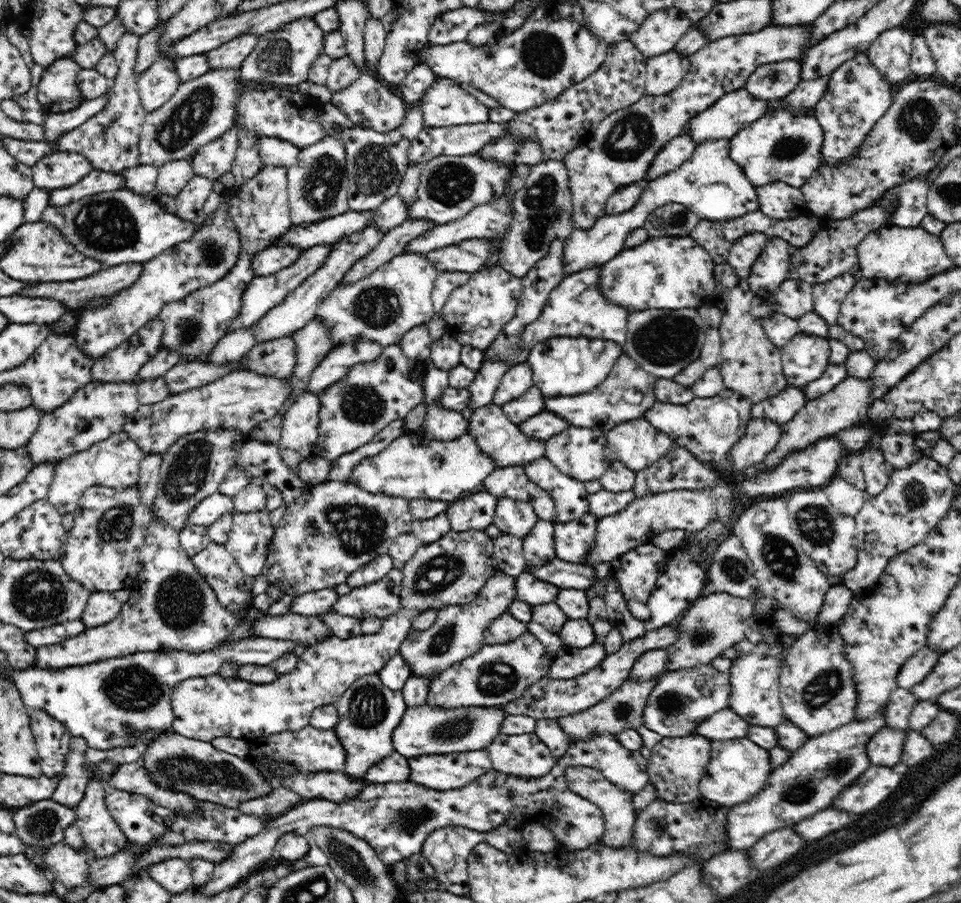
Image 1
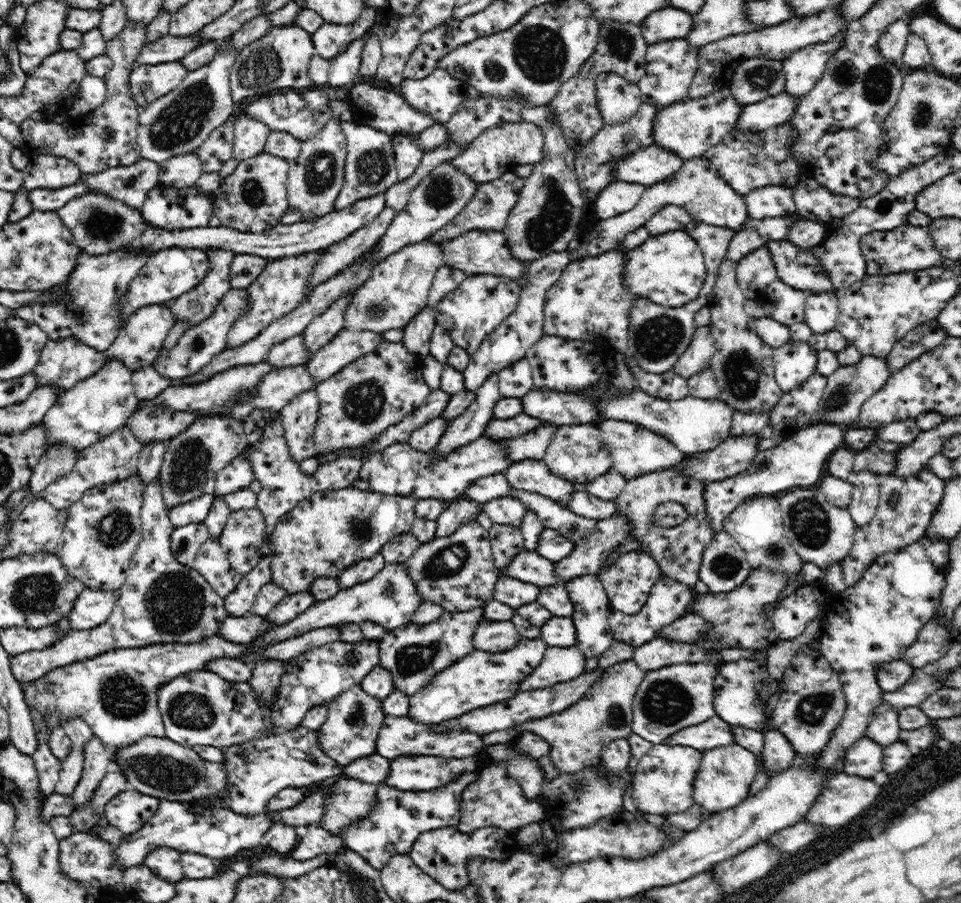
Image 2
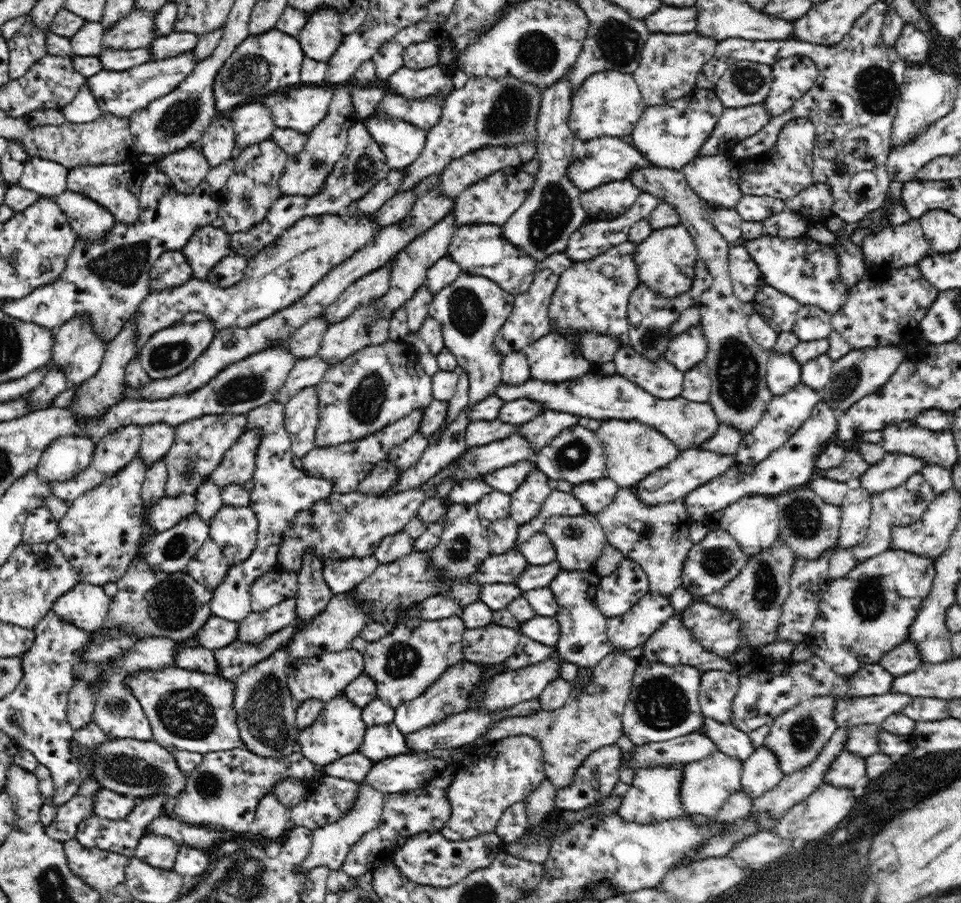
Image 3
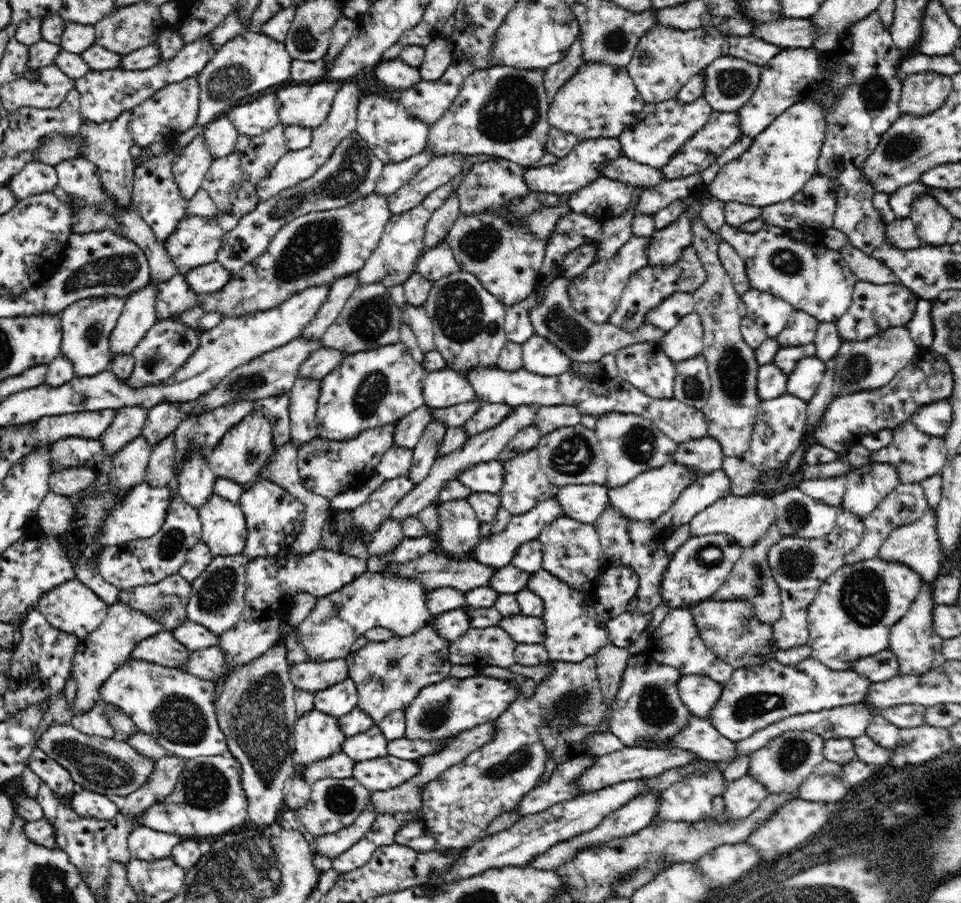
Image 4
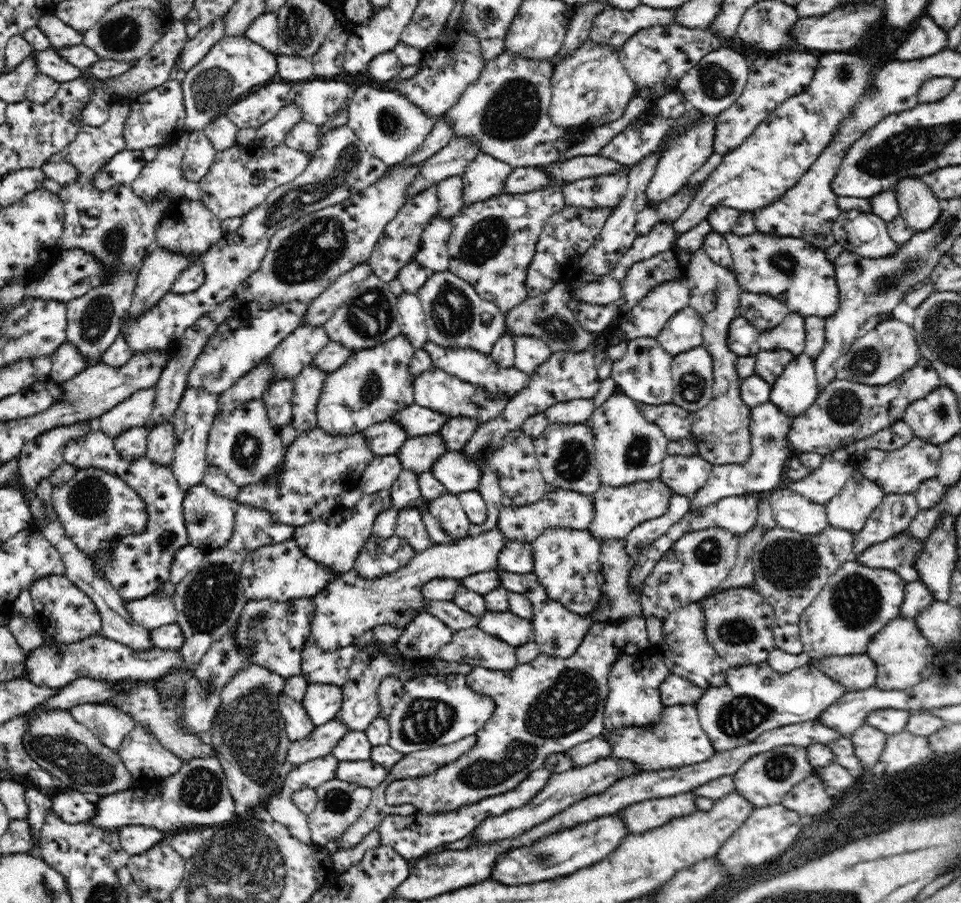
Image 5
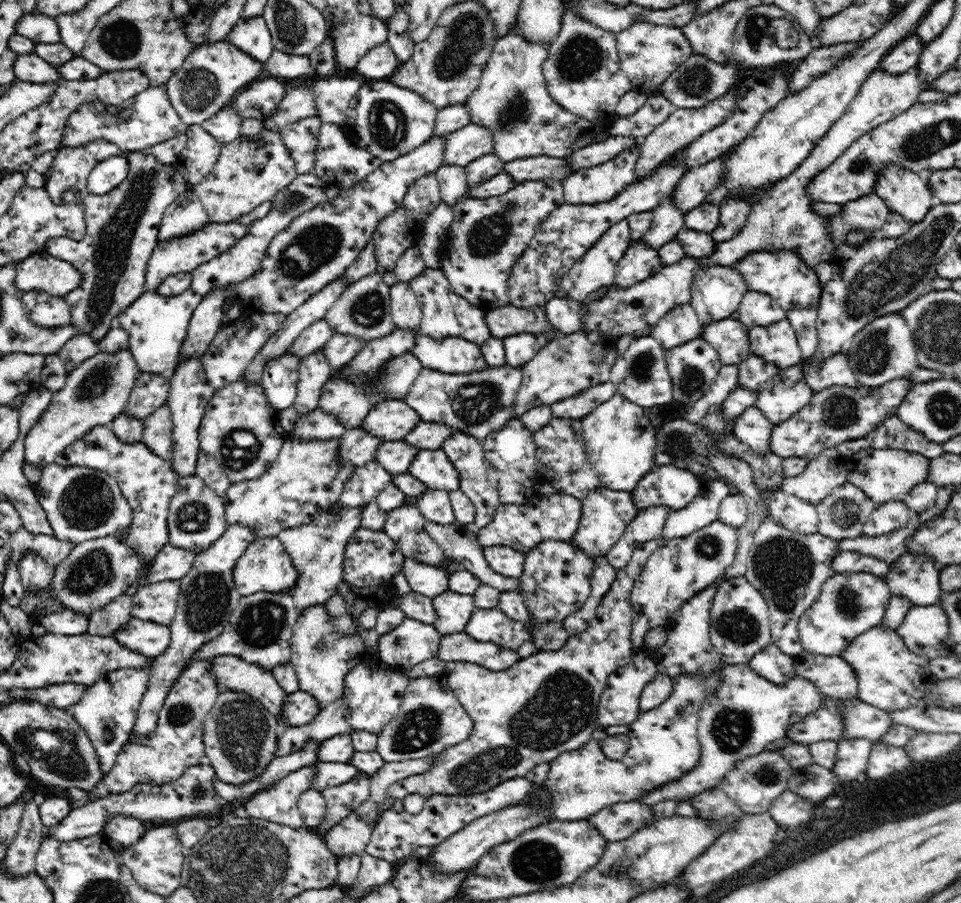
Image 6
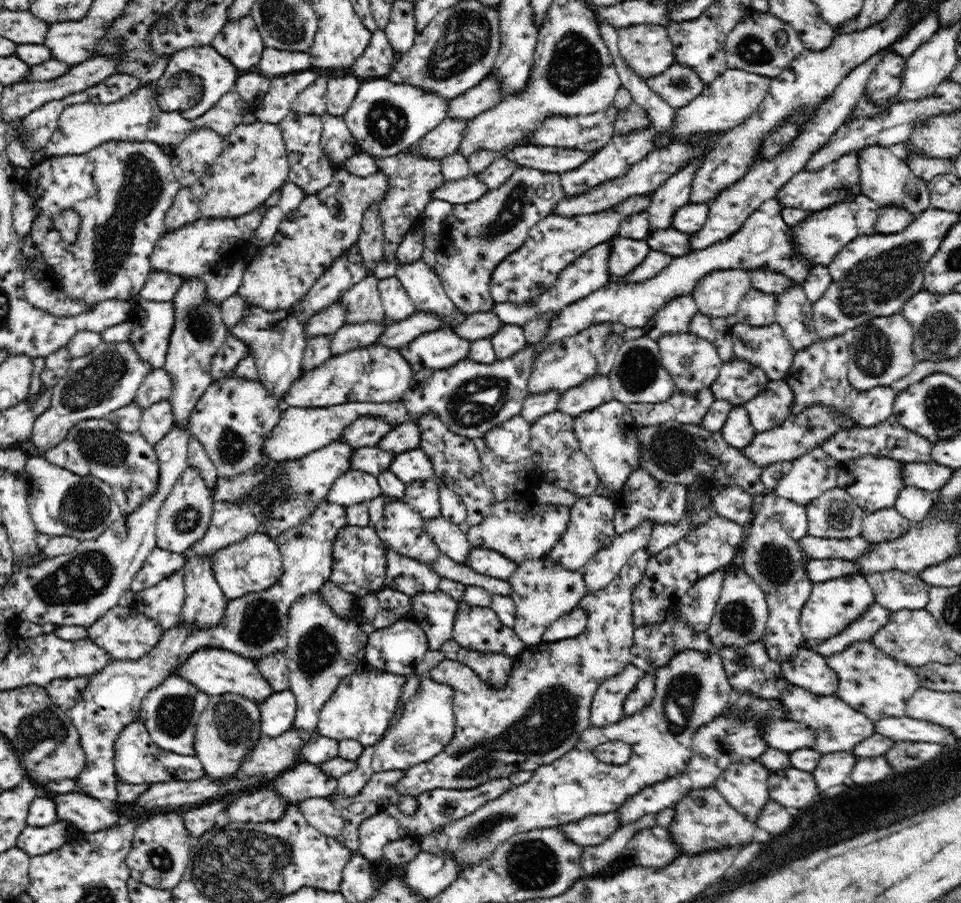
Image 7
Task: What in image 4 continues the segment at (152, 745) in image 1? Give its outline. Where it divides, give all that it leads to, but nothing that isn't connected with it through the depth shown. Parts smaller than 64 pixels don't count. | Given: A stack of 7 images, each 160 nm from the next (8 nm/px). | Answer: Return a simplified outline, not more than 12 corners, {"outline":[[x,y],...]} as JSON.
{"outline":[[53,723],[35,747],[101,795],[142,787],[154,761],[132,745]]}

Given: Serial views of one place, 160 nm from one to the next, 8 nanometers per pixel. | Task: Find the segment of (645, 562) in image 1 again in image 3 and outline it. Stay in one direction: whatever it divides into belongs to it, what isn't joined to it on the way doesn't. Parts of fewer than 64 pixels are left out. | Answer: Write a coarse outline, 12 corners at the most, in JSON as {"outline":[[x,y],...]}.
{"outline":[[622,559],[600,577],[595,602],[623,616],[649,592],[642,566]]}

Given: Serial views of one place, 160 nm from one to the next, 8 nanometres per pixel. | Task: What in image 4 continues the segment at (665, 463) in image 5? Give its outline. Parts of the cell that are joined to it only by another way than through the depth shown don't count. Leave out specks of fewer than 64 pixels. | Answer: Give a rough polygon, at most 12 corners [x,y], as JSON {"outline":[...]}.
{"outline":[[708,435],[680,443],[672,463],[694,478],[720,469],[720,443]]}

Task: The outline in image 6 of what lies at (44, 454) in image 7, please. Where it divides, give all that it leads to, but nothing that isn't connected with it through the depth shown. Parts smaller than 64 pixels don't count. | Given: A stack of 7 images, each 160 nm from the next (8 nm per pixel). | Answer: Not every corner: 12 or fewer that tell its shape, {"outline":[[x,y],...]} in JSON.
{"outline":[[94,426],[57,456],[105,472],[132,509],[124,541],[150,564],[168,545],[171,460]]}

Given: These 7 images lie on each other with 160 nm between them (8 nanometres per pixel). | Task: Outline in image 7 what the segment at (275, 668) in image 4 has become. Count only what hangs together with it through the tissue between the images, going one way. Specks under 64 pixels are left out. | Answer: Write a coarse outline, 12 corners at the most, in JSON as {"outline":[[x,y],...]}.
{"outline":[[209,696],[194,755],[232,776],[260,734],[254,701]]}

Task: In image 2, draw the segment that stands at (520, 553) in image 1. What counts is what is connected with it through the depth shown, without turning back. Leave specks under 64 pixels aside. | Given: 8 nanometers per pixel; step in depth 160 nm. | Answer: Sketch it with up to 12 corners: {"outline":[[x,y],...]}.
{"outline":[[493,523],[488,530],[496,568],[524,550],[519,527]]}

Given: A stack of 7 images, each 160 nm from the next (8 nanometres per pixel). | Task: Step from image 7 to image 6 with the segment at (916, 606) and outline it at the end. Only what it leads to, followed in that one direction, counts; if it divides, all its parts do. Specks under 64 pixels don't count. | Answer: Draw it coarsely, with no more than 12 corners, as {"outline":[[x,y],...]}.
{"outline":[[904,553],[882,576],[891,596],[914,606],[942,595],[940,570],[924,555]]}

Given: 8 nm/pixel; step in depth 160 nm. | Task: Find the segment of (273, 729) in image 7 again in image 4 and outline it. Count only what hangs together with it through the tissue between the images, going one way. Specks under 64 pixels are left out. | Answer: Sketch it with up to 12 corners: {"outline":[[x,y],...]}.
{"outline":[[350,677],[314,692],[314,709],[340,718],[356,708]]}

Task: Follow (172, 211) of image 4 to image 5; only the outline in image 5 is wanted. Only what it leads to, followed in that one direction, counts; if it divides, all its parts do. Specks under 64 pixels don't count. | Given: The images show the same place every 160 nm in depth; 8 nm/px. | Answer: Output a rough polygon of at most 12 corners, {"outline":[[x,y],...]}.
{"outline":[[185,131],[145,162],[131,188],[146,200],[201,200],[198,183],[181,172]]}

